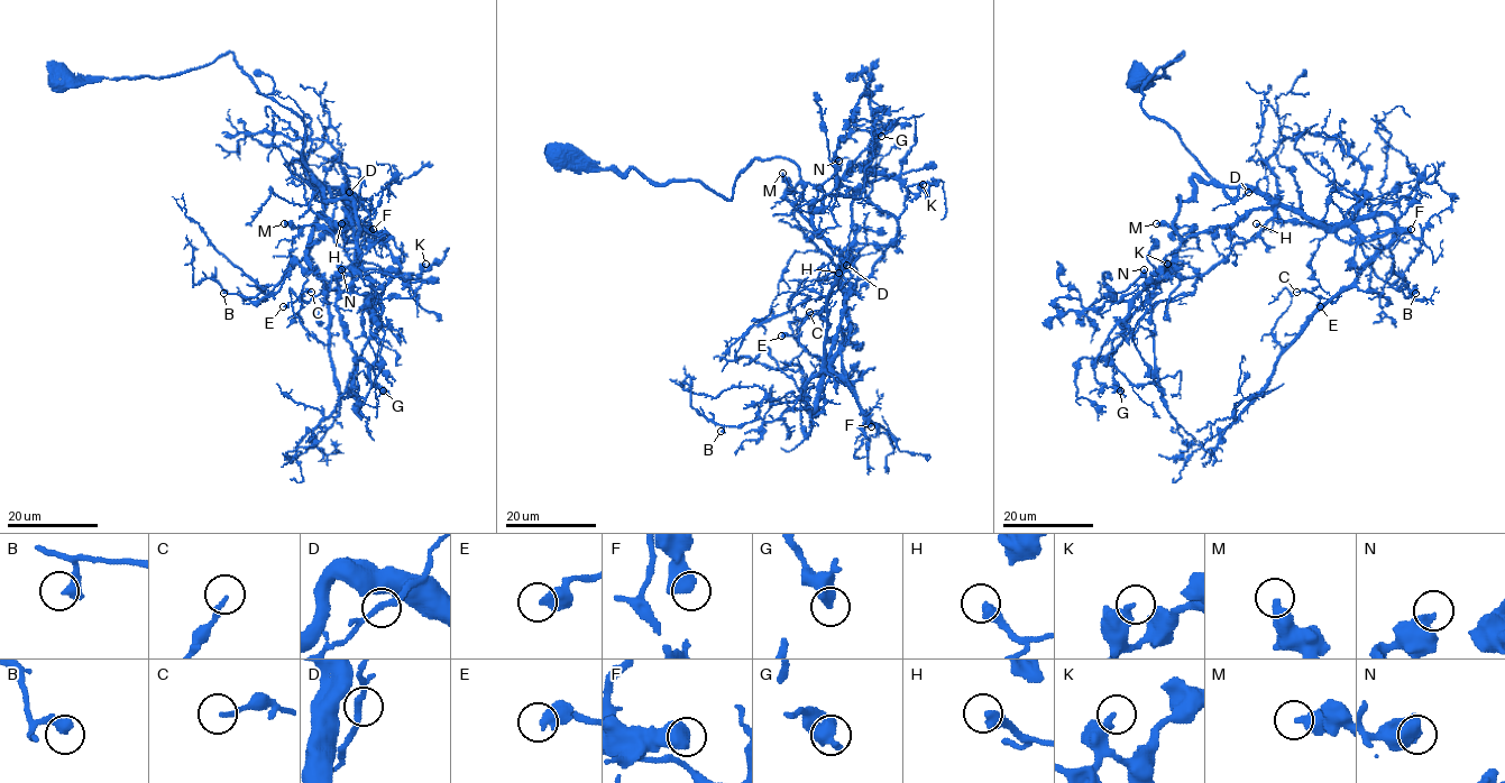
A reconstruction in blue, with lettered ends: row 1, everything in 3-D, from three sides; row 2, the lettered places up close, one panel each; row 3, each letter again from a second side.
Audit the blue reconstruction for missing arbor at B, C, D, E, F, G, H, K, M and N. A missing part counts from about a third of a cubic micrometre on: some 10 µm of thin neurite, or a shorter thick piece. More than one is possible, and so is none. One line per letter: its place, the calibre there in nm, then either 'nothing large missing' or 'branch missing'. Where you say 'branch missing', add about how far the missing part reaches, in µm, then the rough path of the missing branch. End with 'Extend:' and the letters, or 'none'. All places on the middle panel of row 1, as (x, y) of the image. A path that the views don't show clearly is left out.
B: (721, 431) | 420 nm | nothing large missing
C: (809, 312) | 170 nm | nothing large missing
D: (846, 265) | 200 nm | nothing large missing
E: (781, 335) | 480 nm | nothing large missing
F: (871, 426) | 800 nm | nothing large missing
G: (881, 136) | 400 nm | nothing large missing
H: (838, 273) | 440 nm | branch missing | 25 µm | (838, 273), (833, 272), (807, 246), (772, 229)
K: (923, 184) | 380 nm | nothing large missing
M: (782, 173) | 420 nm | nothing large missing
N: (838, 160) | 440 nm | nothing large missing
Extend: H

